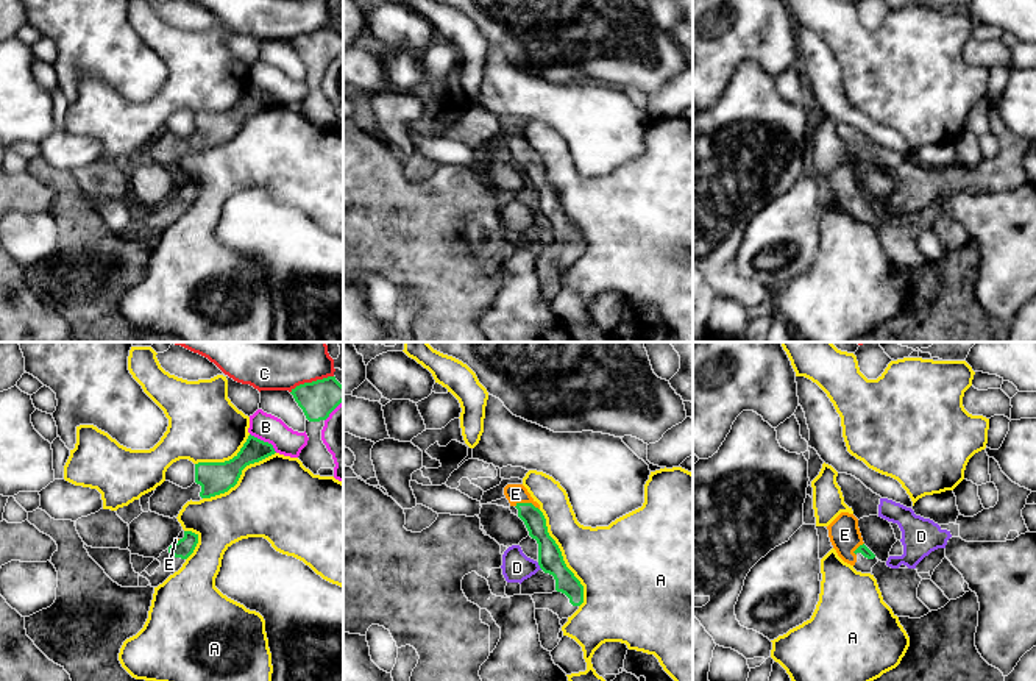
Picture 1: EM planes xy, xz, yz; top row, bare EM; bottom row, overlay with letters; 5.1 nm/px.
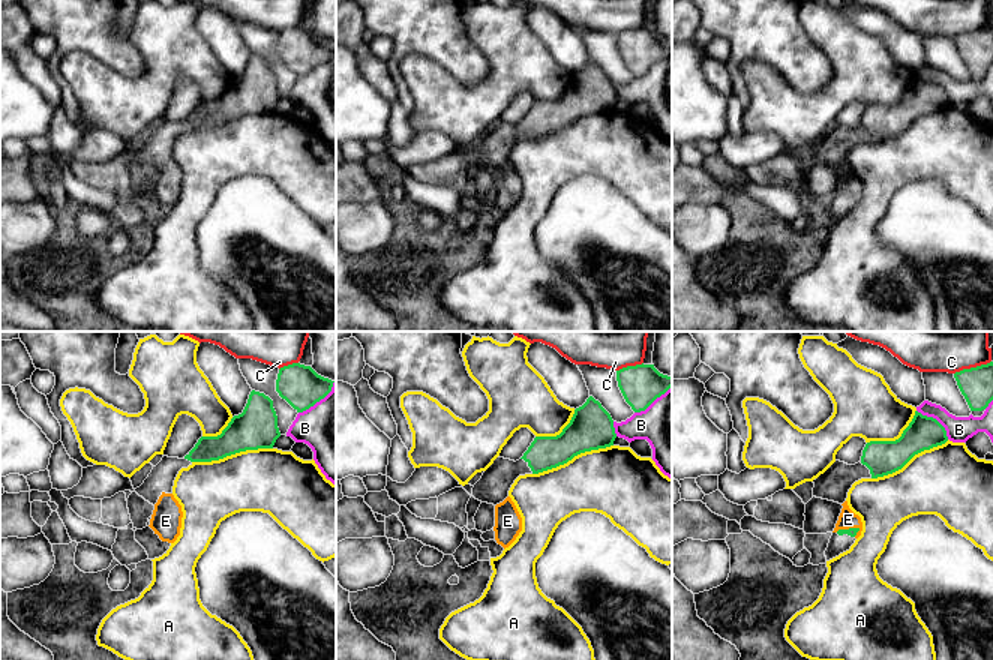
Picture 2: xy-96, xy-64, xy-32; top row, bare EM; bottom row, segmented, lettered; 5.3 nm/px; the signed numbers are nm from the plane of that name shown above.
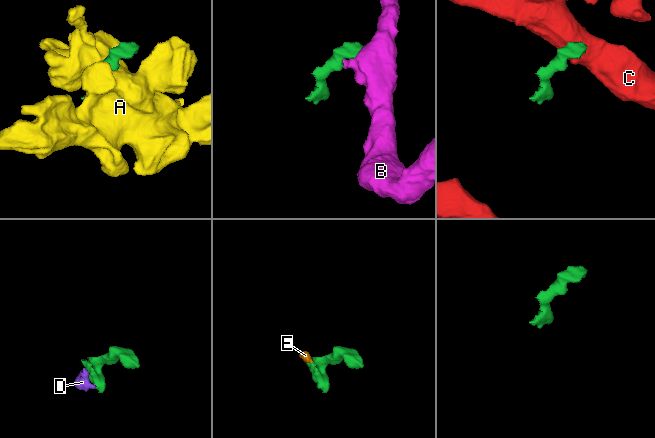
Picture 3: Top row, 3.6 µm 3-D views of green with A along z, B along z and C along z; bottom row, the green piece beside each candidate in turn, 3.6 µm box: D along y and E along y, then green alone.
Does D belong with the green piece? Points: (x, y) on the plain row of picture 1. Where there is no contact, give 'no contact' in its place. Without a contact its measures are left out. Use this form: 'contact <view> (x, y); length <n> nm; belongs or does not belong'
contact xz (539, 214); length 50 nm; belongs

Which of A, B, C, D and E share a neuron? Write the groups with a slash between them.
A / B / C / D E

